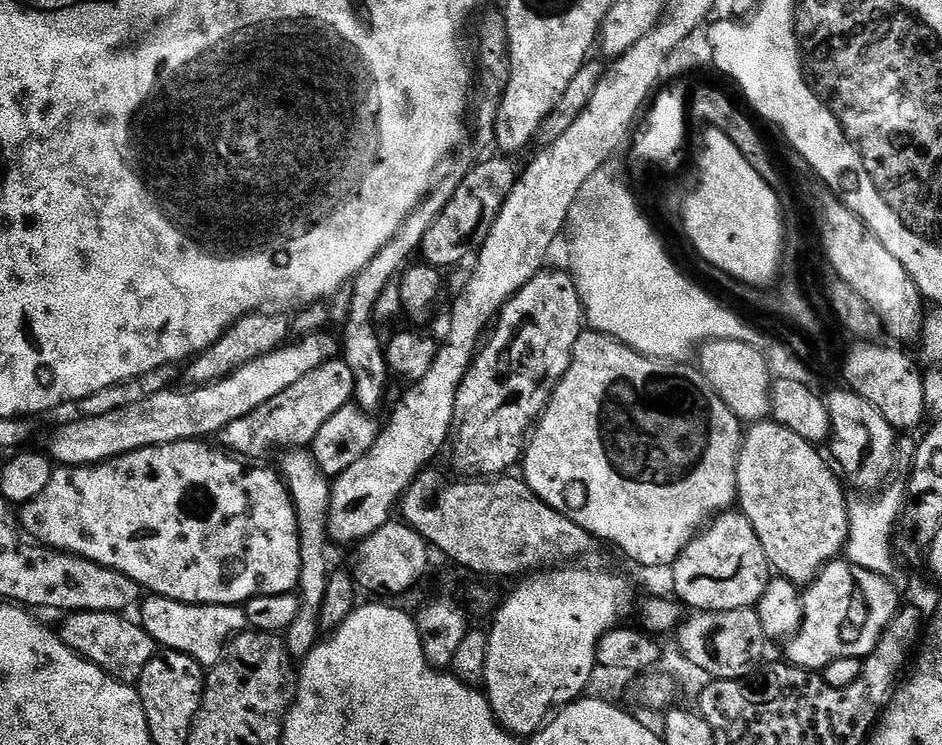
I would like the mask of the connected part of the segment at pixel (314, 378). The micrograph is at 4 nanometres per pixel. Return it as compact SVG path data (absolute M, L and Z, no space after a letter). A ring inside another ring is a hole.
M338 358L323 361L314 370L302 376L298 382L264 403L258 410L228 425L222 433L225 444L223 447L233 453L241 452L241 454L236 453L241 457L253 455L256 458L266 456L282 446L283 448L309 447L330 417L349 405L355 397L355 369L334 359Z

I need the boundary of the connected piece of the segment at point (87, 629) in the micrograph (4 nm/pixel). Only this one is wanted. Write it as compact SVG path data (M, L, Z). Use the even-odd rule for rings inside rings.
M114 612L67 615L59 631L72 636L72 647L77 649L81 658L97 665L113 680L128 687L137 685L143 669L155 659L158 650L156 641L148 636L139 623L134 624Z

